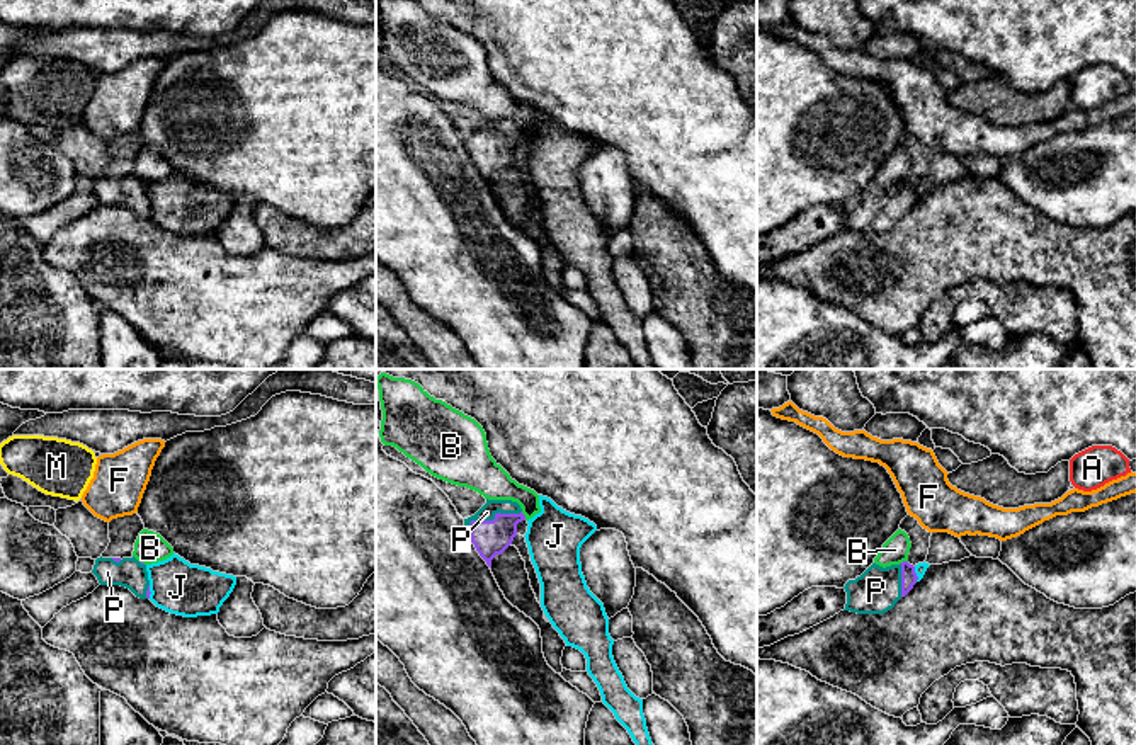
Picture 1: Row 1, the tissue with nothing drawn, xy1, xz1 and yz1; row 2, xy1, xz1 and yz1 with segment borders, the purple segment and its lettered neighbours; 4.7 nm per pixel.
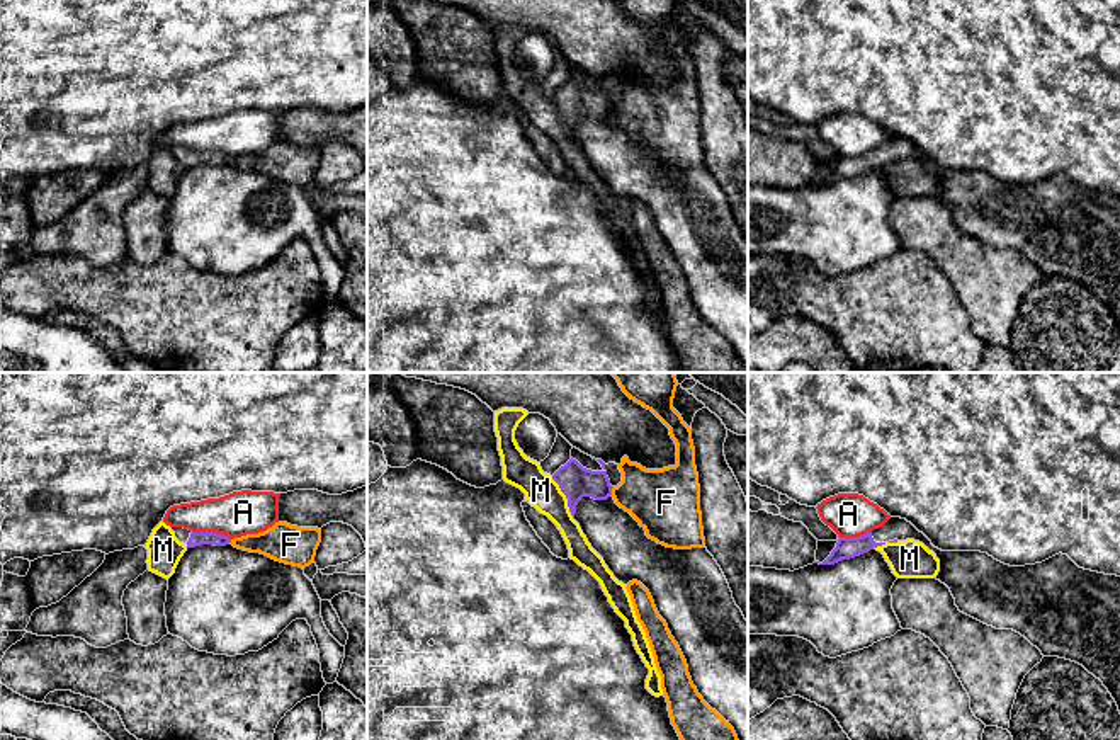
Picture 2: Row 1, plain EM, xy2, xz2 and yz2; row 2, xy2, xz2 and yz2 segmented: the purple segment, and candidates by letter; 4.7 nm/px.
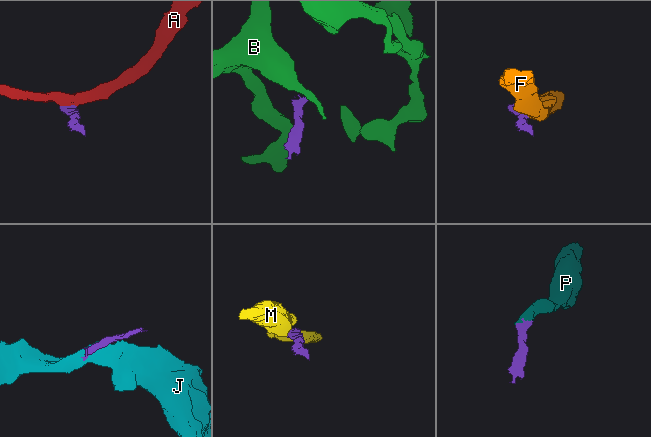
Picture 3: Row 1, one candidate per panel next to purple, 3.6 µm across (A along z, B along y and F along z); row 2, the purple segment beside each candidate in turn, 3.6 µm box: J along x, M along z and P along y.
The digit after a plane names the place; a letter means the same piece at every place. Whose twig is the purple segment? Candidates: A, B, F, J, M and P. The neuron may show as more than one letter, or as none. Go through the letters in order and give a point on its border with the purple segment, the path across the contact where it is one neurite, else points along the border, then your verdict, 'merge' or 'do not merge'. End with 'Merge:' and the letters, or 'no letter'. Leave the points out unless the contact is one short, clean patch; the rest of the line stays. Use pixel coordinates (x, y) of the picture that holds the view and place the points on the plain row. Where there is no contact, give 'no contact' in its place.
A: contact xy2 (211, 152); border xy2 (192, 150), (216, 150), (230, 159); do not merge
B: contact yz1 (903, 181); border yz1 (907, 179), (898, 182); do not merge
F: contact xz2 (610, 109); border xz2 (614, 106), (610, 113); do not merge
J: contact yz1 (915, 193); border yz1 (914, 186), (917, 199); do not merge
M: contact xz2 (566, 116); border xz2 (551, 96), (565, 114), (573, 138); do not merge
P: contact xz1 (494, 138); merge
Merge: P

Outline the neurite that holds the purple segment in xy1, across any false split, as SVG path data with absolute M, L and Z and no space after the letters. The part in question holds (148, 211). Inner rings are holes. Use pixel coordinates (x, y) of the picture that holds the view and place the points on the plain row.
M97 177L92 192L100 204L121 204L139 218L150 218L146 184L133 177Z

